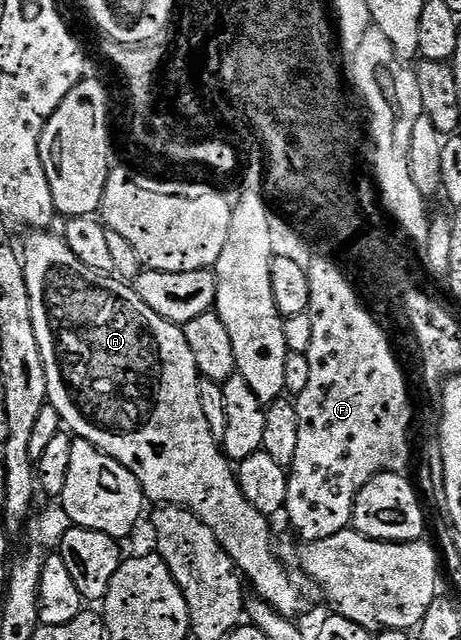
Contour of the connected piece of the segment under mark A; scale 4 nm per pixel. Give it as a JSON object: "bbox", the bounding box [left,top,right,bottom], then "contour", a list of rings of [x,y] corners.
{"bbox":[23,234,301,617],"contour":[[[60,234],[31,236],[25,251],[23,247],[23,262],[26,273],[25,280],[29,286],[29,304],[33,307],[31,317],[35,329],[35,341],[41,350],[41,360],[45,363],[48,406],[53,407],[55,413],[59,413],[62,424],[76,438],[91,441],[91,445],[95,445],[95,449],[99,449],[107,458],[126,467],[133,474],[134,484],[139,488],[140,494],[142,491],[153,502],[153,505],[176,505],[192,511],[200,523],[211,529],[211,533],[217,538],[219,545],[233,560],[233,566],[237,568],[238,572],[248,582],[249,579],[253,582],[253,587],[257,590],[256,598],[268,603],[270,607],[274,607],[280,615],[297,617],[301,611],[301,591],[293,584],[292,577],[285,572],[284,565],[277,560],[277,555],[273,552],[273,539],[269,536],[270,520],[263,513],[259,513],[259,509],[255,509],[255,505],[251,505],[251,501],[247,501],[247,497],[241,495],[241,487],[237,483],[234,468],[231,466],[230,460],[225,458],[224,450],[219,446],[218,436],[216,439],[212,429],[209,428],[209,419],[205,416],[204,405],[201,404],[201,387],[197,384],[199,372],[195,365],[195,357],[185,340],[184,330],[178,324],[159,317],[159,313],[155,313],[149,305],[143,302],[128,282],[122,281],[112,274],[109,274],[110,276],[100,275],[99,272],[93,271],[97,269],[82,263],[79,257],[75,257],[75,253],[71,253],[71,249],[65,244],[65,240]]]}

